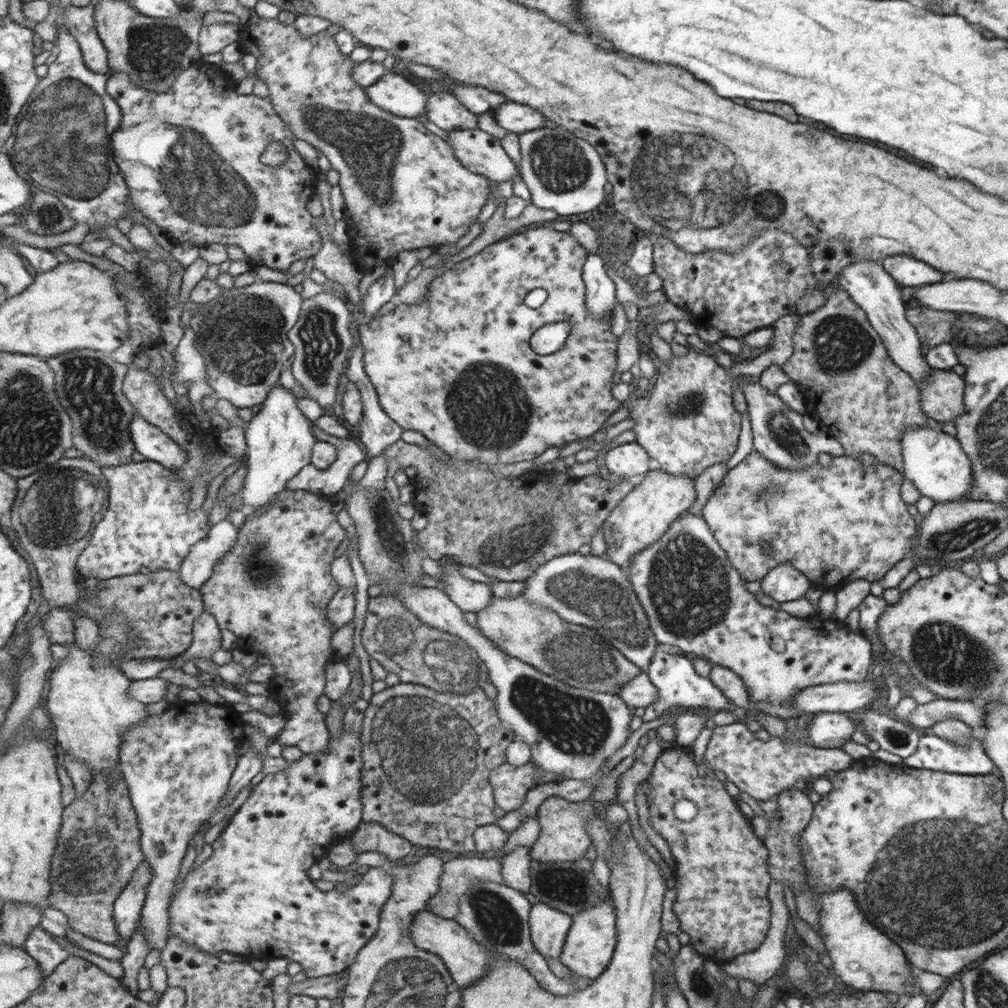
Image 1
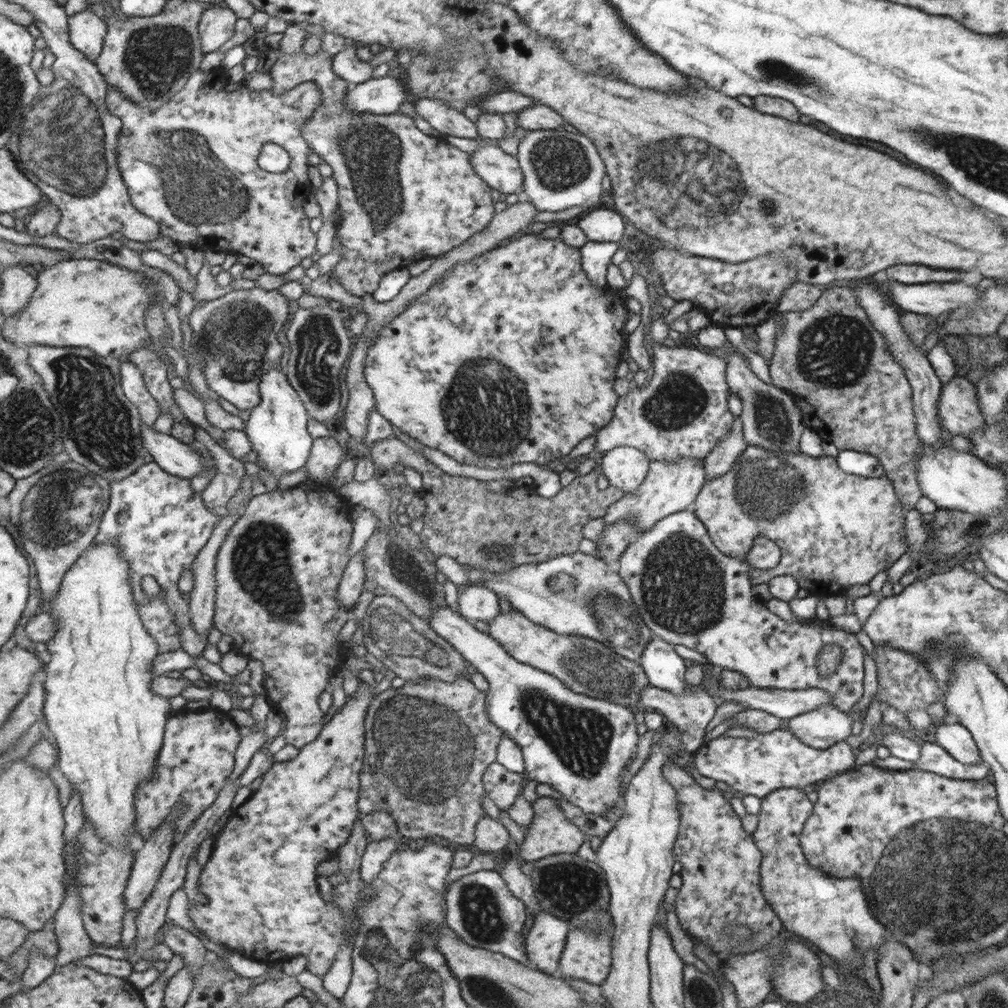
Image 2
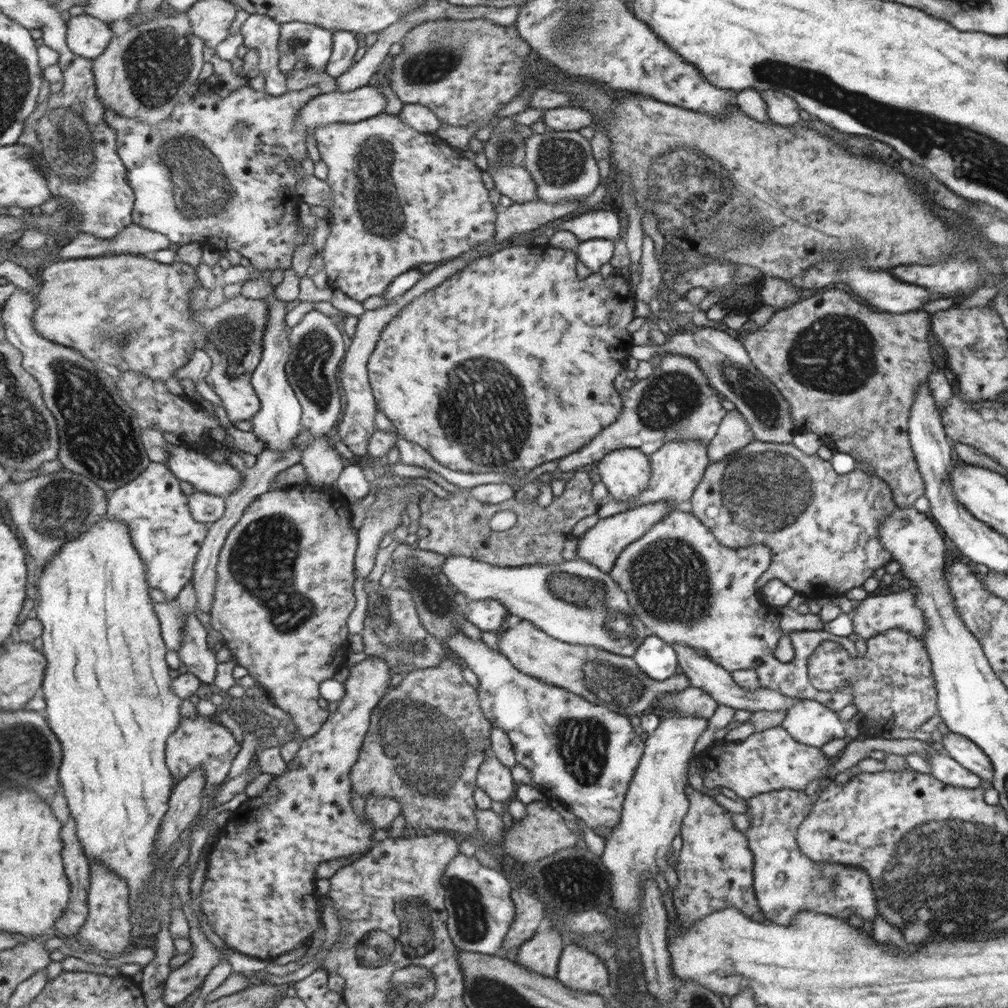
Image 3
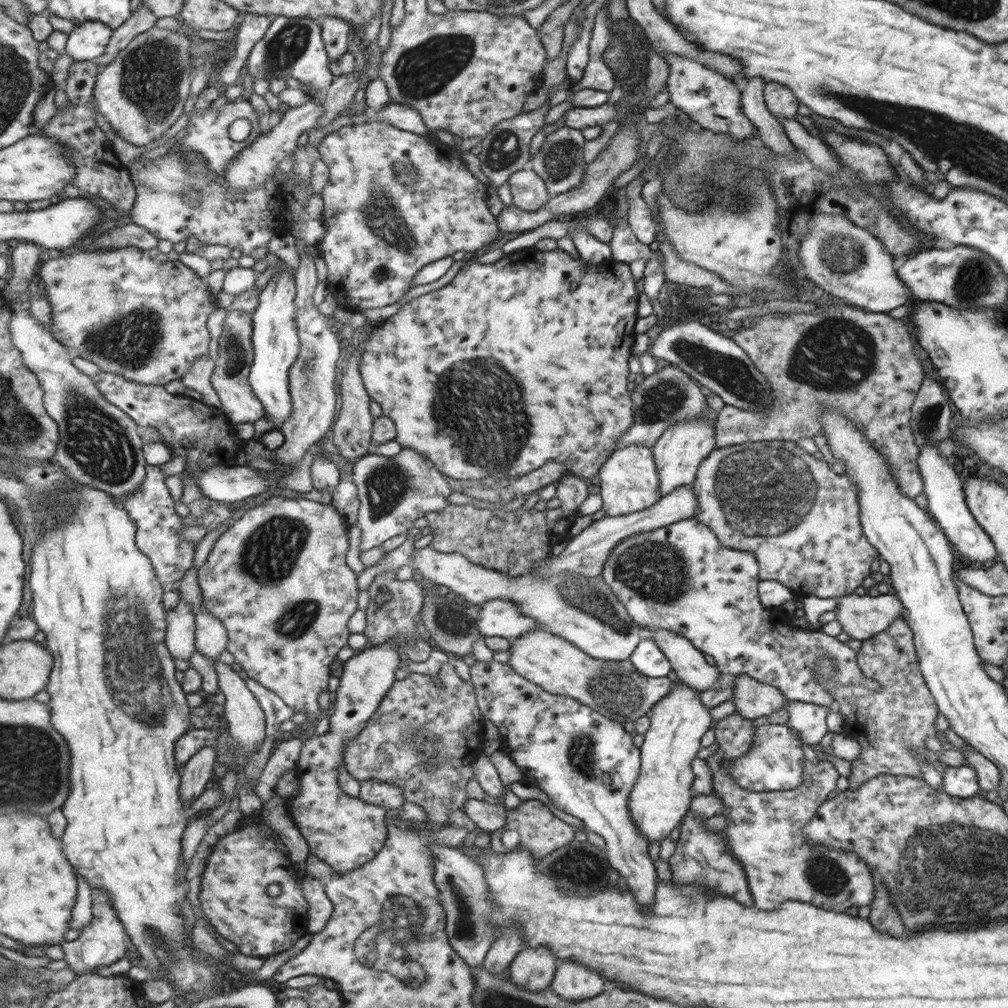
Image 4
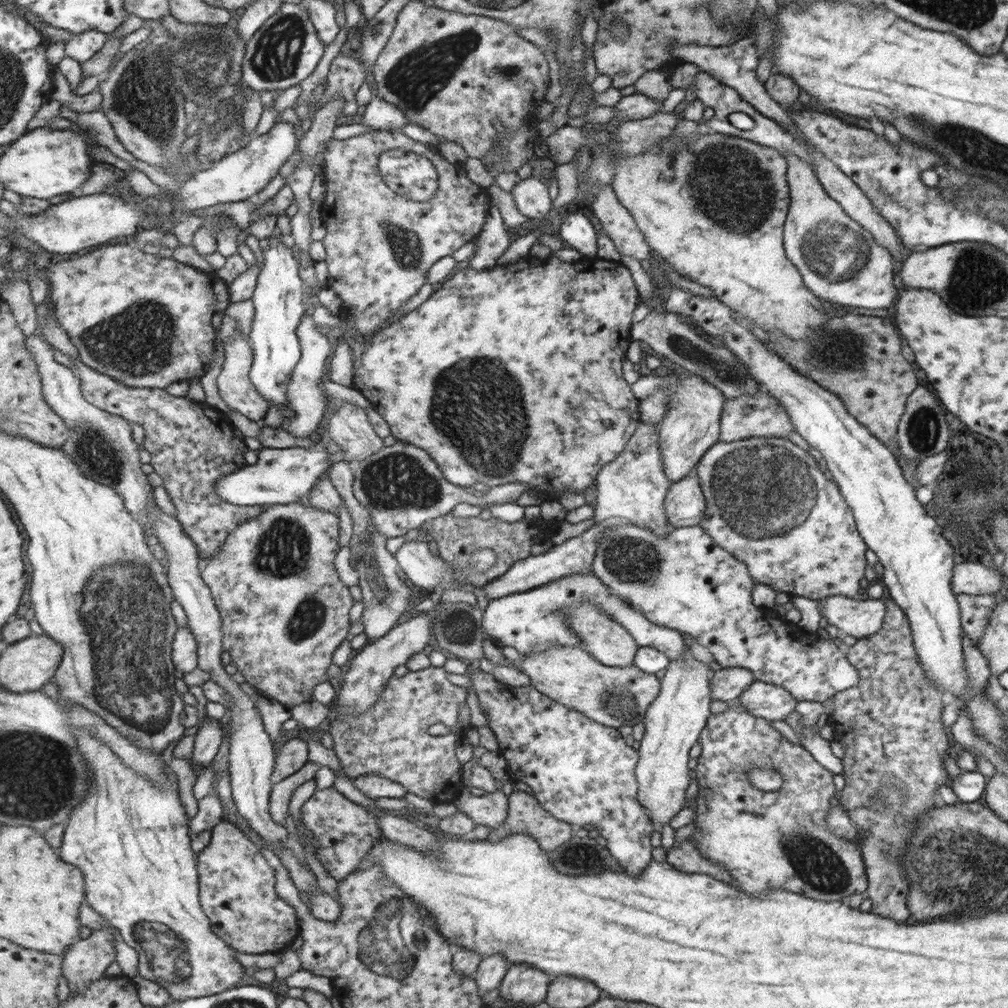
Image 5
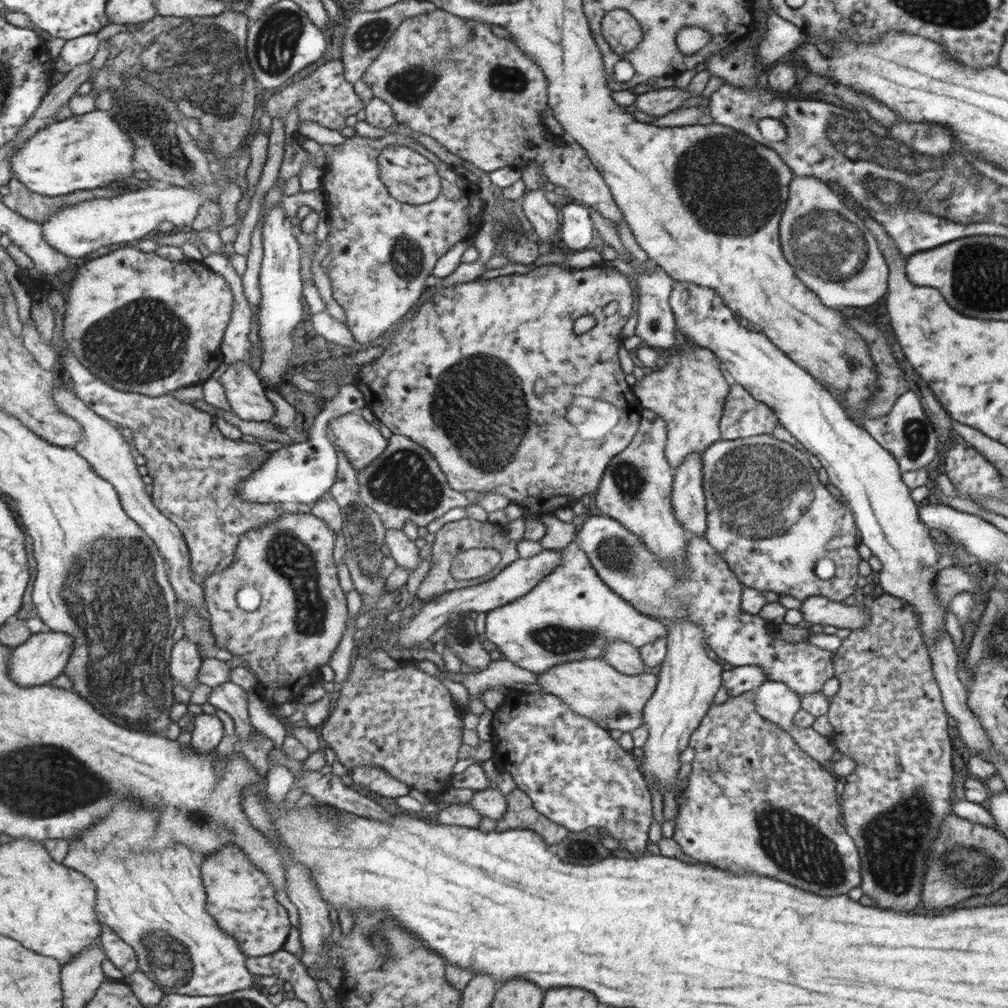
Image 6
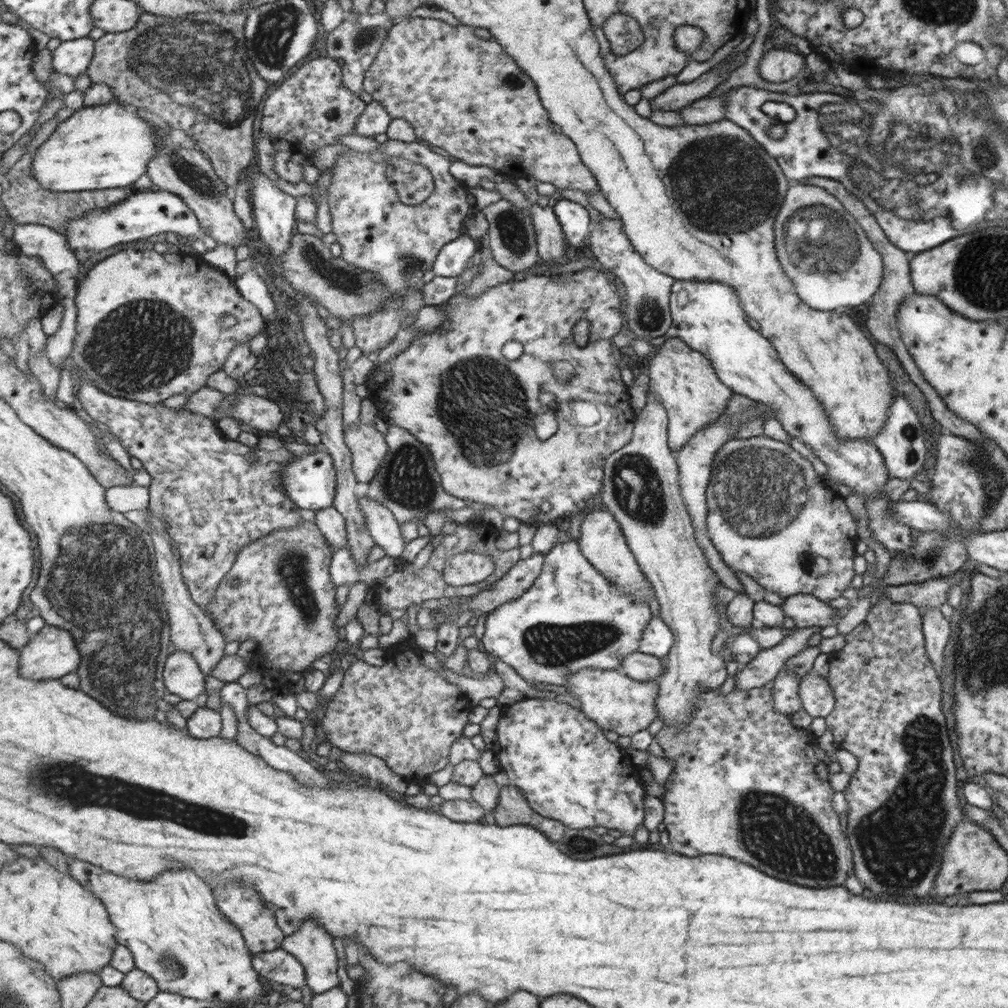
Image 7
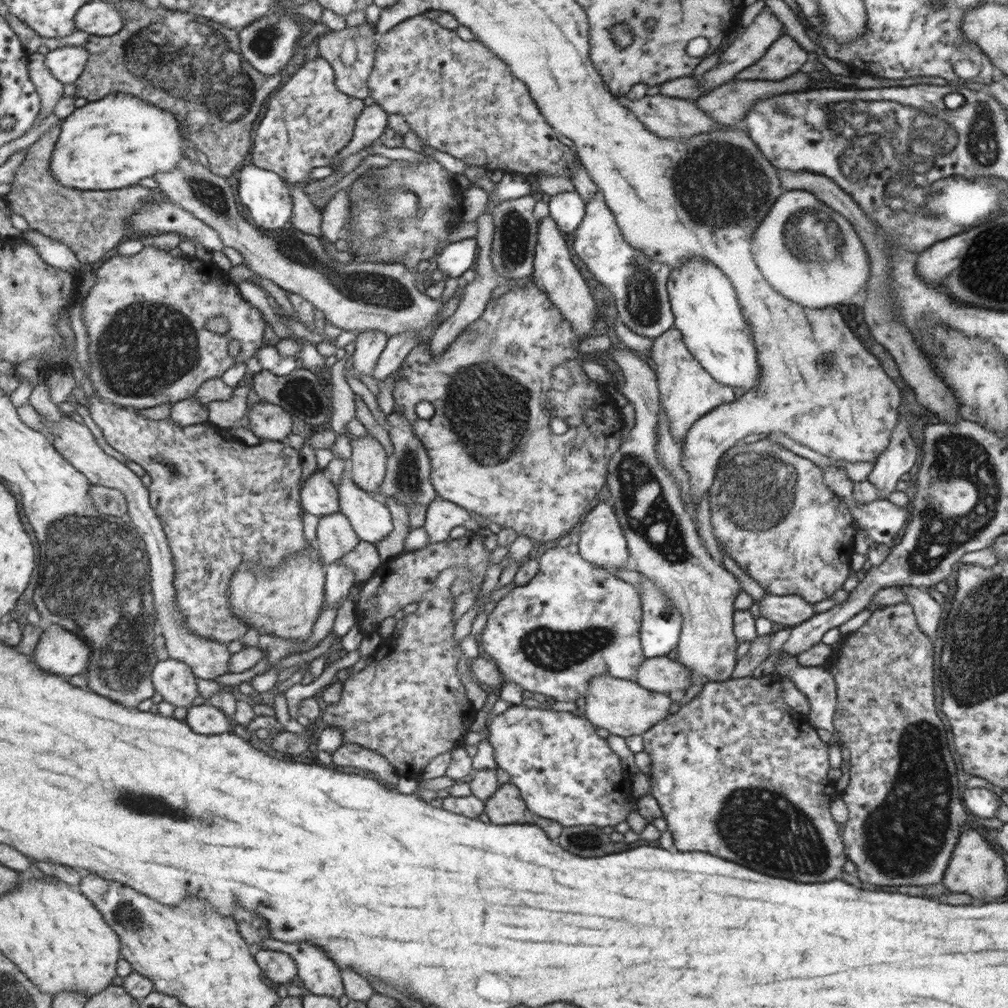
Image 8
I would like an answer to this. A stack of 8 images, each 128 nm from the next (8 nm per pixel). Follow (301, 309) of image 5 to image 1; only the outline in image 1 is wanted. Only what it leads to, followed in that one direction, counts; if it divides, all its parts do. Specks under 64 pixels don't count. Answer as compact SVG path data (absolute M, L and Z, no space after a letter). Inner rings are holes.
M275 385L246 428L248 452L245 459L248 462L248 471L243 489L237 495L246 515L249 513L257 516L259 512L267 512L273 499L285 490L287 482L311 464L317 442L313 431L310 419L301 412L297 404L297 396L282 385Z

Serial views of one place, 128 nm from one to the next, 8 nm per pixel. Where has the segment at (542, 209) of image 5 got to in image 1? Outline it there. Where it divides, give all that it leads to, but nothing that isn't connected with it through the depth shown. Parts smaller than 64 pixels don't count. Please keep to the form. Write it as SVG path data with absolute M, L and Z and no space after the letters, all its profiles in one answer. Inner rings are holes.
M477 128L450 130L447 135L457 160L471 172L496 183L518 178L515 163L503 151L498 138Z

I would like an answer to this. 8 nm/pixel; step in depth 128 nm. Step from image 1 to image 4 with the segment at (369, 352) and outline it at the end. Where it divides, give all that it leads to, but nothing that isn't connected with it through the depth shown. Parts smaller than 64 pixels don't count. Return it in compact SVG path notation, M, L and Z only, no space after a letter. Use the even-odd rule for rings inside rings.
M533 247L504 255L493 264L478 264L466 259L453 279L439 290L423 294L401 306L399 311L375 326L366 340L365 351L362 352L362 362L359 363L359 373L370 400L377 402L381 412L393 424L394 440L401 447L413 449L430 460L434 467L444 476L455 480L480 480L482 478L518 477L541 468L545 463L553 461L566 463L567 475L591 478L598 472L610 454L616 450L620 436L634 422L632 415L632 400L627 392L627 360L629 352L617 352L623 340L631 338L633 322L635 322L635 280L629 270L619 274L599 274L589 272L589 280L583 280L582 267L577 260L572 260L563 250L550 252L536 251ZM571 282L577 286L571 290ZM525 418L531 422L527 430ZM533 438L533 440L531 440ZM523 446L523 448L521 448Z

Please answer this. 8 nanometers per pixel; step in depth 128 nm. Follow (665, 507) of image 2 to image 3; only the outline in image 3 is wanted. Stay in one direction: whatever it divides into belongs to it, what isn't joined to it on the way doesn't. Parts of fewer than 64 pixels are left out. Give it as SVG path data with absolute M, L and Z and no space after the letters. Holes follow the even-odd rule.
M687 439L672 440L662 444L657 451L653 451L649 455L649 461L652 474L646 490L629 503L621 503L612 499L605 500L596 512L599 519L626 512L637 506L655 504L655 502L665 502L665 504L669 504L671 511L675 511L678 504L690 502L690 496L693 494L694 488L701 482L702 476L710 463L707 446L701 441Z

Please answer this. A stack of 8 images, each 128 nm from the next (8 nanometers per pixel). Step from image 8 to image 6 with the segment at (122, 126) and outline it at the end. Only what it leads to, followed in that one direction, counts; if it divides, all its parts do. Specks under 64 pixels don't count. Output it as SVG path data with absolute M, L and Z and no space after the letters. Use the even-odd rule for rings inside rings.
M98 109L82 115L72 115L42 128L33 138L20 146L12 158L13 177L19 178L28 189L45 196L61 196L78 190L107 187L111 182L131 178L135 174L135 168L139 168L136 160L136 144L130 132L117 122L112 111Z

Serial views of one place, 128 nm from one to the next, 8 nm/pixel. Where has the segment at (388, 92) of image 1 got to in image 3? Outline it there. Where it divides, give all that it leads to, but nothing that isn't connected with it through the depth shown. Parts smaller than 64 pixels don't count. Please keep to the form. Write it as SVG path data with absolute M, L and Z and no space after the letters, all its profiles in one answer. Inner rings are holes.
M376 85L360 86L353 92L321 93L299 111L296 122L314 130L327 124L354 124L382 112L384 96Z

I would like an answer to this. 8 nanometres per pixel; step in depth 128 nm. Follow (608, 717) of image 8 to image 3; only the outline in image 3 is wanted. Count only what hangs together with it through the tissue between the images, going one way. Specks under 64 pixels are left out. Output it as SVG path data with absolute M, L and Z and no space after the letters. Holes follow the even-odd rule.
M518 619L512 627L497 635L497 639L499 651L519 672L623 716L636 715L648 706L651 708L664 692L681 691L689 686L687 677L681 672L679 676L670 676L664 681L653 680L634 663L632 657L611 654L594 646L555 640L528 620Z

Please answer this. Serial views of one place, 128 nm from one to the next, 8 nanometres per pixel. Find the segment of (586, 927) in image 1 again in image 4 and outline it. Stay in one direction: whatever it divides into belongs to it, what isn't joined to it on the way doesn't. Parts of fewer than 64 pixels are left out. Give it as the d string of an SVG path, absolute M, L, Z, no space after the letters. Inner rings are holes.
M558 960L549 988L563 1000L585 1000L603 992L603 978L579 964Z

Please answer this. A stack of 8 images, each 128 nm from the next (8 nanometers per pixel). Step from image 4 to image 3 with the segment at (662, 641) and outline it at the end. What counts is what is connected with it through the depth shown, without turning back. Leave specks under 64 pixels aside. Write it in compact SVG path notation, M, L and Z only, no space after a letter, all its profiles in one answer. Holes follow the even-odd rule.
M673 643L671 647L677 653L680 672L687 677L689 686L704 690L717 705L723 705L735 710L747 710L749 712L765 711L783 712L785 714L787 709L795 706L797 701L800 701L800 699L783 696L777 691L769 690L768 688L760 687L753 691L745 690L733 682L729 672L723 670L723 668L715 664L707 656L696 654L694 649L684 644Z

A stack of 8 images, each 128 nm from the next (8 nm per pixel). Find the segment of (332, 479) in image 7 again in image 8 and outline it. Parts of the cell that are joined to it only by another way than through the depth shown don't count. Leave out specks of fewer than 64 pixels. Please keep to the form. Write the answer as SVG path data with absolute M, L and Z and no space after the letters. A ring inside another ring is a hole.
M320 465L303 487L303 509L321 518L339 513L340 498L337 485Z

